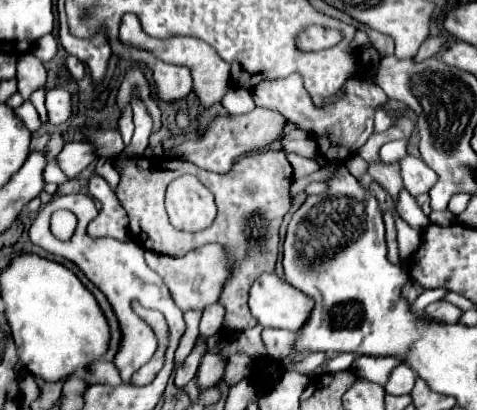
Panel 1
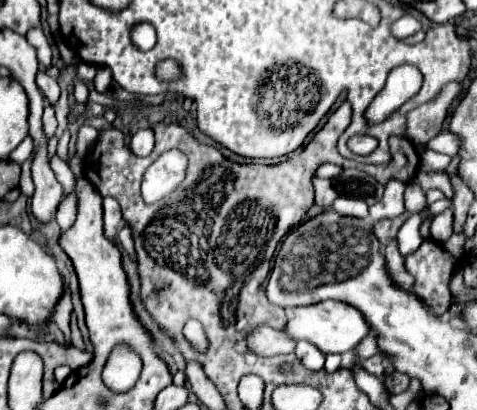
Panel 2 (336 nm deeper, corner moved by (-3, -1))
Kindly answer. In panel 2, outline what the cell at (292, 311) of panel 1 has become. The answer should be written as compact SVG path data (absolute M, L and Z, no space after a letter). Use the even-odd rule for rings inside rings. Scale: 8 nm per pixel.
M324 300L312 306L296 306L288 308L288 324L284 326L284 334L288 334L294 342L306 340L320 348L324 354L344 354L356 348L356 344L370 332L370 326L366 324L364 316L350 304L336 302L336 300Z

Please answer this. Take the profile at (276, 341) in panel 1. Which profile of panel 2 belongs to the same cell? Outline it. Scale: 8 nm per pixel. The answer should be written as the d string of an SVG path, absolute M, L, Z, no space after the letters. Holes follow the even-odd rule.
M302 340L296 344L294 354L308 370L322 370L324 368L324 354L318 348L314 348L314 344L306 344Z

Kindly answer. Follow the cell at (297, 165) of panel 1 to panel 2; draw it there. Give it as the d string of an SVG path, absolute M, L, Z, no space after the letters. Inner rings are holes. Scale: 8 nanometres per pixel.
M314 178L314 190L316 190L316 204L322 208L330 208L332 200L338 196L336 188L334 188L334 180L322 180L322 178Z

